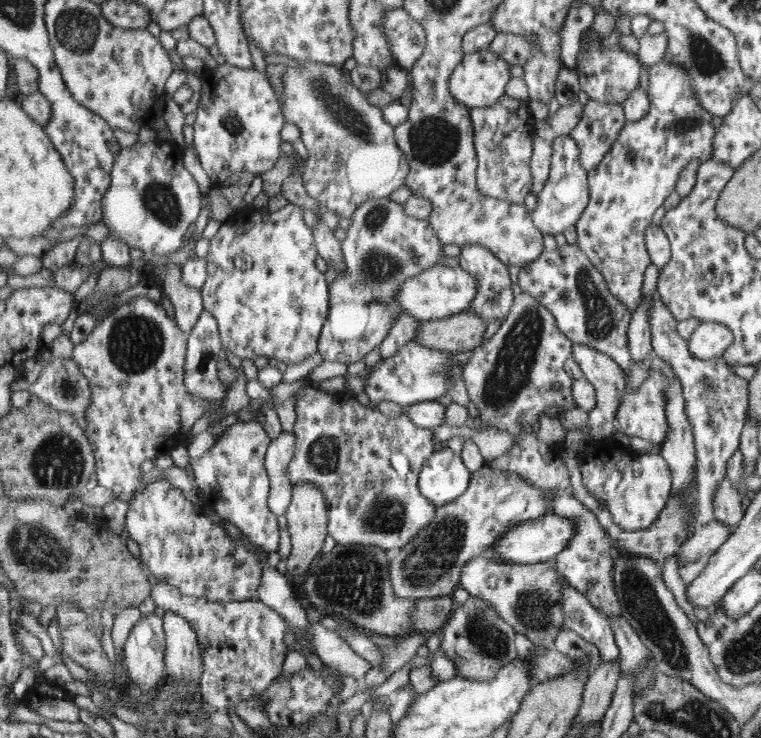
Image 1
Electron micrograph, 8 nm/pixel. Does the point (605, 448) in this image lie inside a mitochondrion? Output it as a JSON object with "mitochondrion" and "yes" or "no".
{"mitochondrion":"no"}

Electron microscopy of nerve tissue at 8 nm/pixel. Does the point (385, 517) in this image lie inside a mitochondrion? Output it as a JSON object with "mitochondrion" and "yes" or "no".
{"mitochondrion":"yes"}

